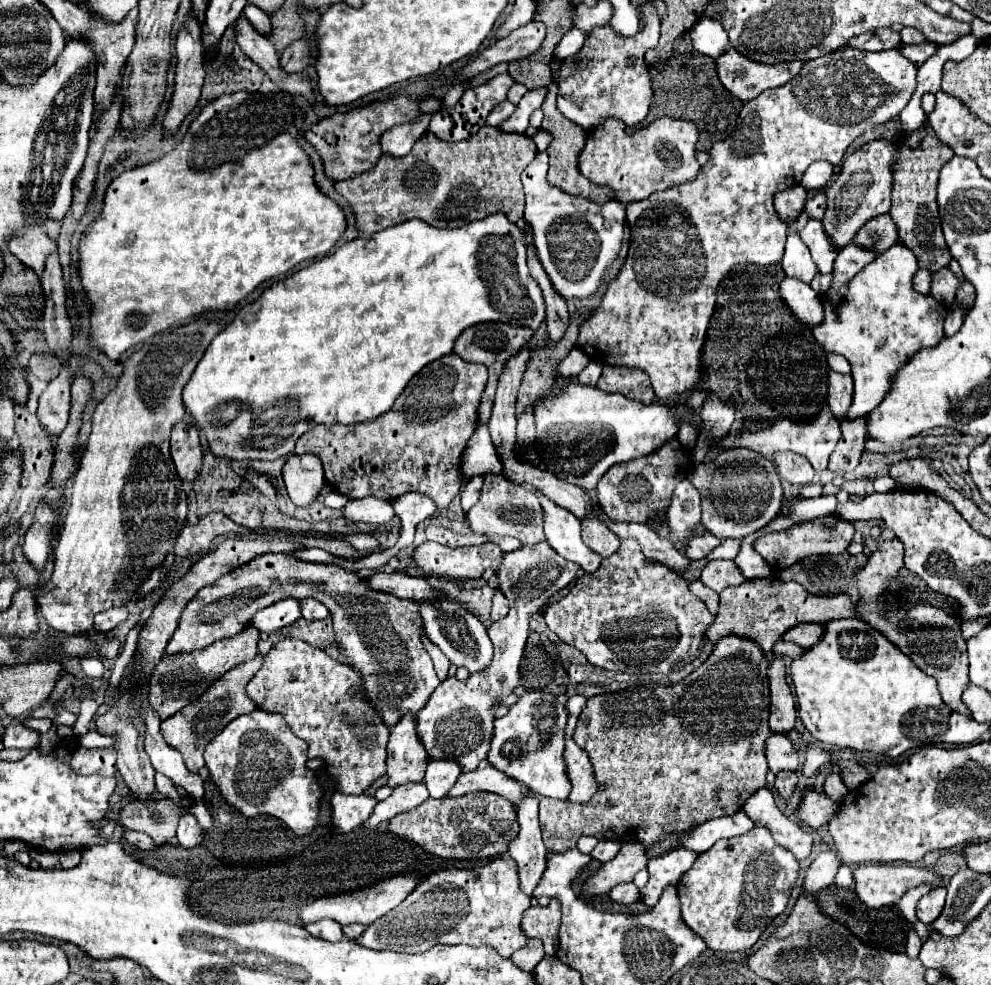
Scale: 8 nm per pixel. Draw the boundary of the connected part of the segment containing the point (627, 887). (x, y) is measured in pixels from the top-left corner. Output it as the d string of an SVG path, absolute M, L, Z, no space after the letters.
M633 881L629 883L619 883L617 887L613 887L609 891L609 897L615 901L615 903L621 903L621 905L633 905L639 901L639 889Z

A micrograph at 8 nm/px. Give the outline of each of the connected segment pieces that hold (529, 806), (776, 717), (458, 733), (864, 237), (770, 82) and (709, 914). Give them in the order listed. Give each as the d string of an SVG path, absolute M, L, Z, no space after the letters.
M535 793L523 797L523 801L517 807L517 821L521 831L509 845L509 855L515 859L519 867L521 889L527 895L533 895L533 889L537 887L547 861L547 849L541 839L537 809L539 809L539 797Z
M773 657L769 661L769 695L771 695L771 717L769 727L775 733L787 733L795 727L795 701L791 695L791 689L785 681L785 663L779 657Z
M545 543L523 545L503 555L495 575L499 577L499 589L509 601L509 615L493 623L489 629L489 637L495 645L491 665L481 673L469 675L463 683L455 677L447 677L447 681L433 691L427 705L417 713L417 733L431 759L453 759L463 771L473 771L483 759L487 759L495 705L511 695L519 681L519 665L529 639L529 615L539 611L557 591L575 581L577 569L577 563L565 561Z
M889 215L873 217L871 221L867 221L867 225L863 225L855 233L853 243L859 245L859 247L863 247L863 249L871 249L877 255L879 253L885 253L891 245L897 245L899 243L895 223L891 221Z
M727 49L727 53L715 59L715 63L723 87L741 101L751 101L765 89L785 85L799 73L803 65L801 61L777 63L777 65L755 63L743 57L741 53L735 53L735 49Z
M767 827L717 841L697 857L677 885L681 919L713 951L747 951L757 943L765 927L787 909L797 877L799 861L791 851L775 843Z

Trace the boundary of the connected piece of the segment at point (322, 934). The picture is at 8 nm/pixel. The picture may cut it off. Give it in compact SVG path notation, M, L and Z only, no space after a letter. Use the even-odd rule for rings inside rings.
M323 919L323 921L317 921L317 923L309 923L309 925L305 925L305 929L309 931L309 935L325 939L325 941L331 941L331 943L337 943L337 941L343 939L341 925L335 923L335 921L329 921L329 919Z

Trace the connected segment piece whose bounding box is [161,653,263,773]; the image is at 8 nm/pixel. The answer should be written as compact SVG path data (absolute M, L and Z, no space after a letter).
M259 653L253 661L247 661L239 667L231 669L225 677L221 677L215 685L211 685L211 689L207 689L207 693L203 693L203 697L199 697L195 703L187 705L187 707L183 707L179 713L175 713L175 717L161 721L161 733L163 733L165 743L183 755L183 761L185 761L187 769L191 769L191 773L197 773L205 765L203 751L205 751L207 743L235 717L251 713L255 709L255 703L251 703L251 699L247 699L247 695L245 695L245 687L247 687L249 679L259 671L261 665L263 665L263 655Z

